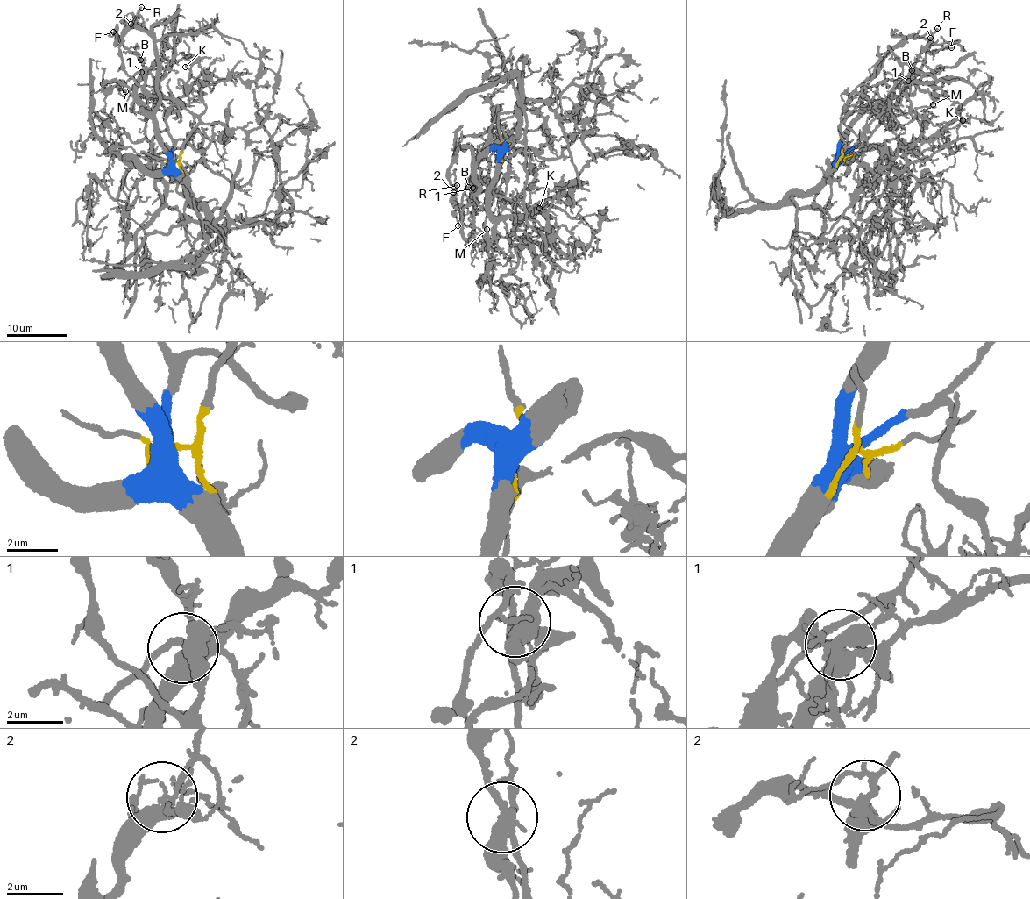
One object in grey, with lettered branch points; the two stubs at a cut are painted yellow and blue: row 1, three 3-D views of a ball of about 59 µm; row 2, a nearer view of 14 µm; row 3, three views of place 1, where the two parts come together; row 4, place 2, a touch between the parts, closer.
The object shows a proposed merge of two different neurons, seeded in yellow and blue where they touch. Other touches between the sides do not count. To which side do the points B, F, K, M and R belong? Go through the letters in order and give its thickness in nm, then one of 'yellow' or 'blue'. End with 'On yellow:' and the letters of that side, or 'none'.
B: 110 nm | blue
F: 130 nm | yellow
K: 120 nm | blue
M: 90 nm | yellow
R: 180 nm | yellow
On yellow: F, M, R

